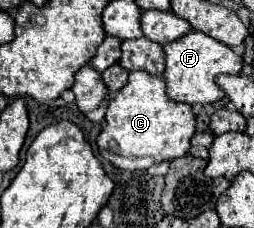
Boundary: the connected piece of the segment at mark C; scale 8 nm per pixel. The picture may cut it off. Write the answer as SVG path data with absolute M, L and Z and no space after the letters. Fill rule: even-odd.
M130 72L128 84L108 102L106 126L98 136L100 154L118 168L146 170L156 162L186 156L196 132L196 116L190 104L168 100L162 76Z

